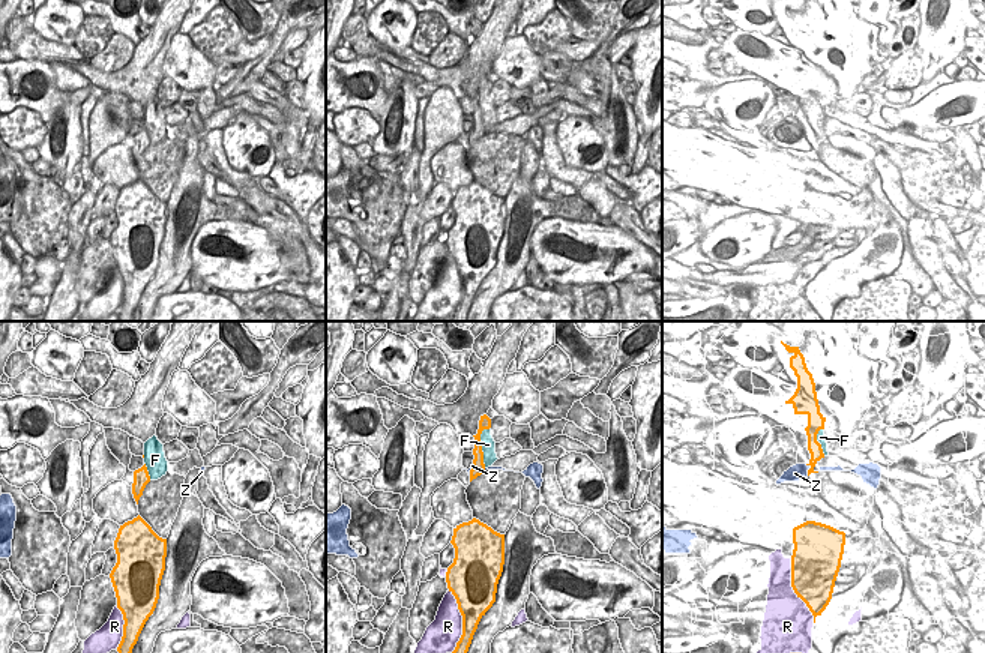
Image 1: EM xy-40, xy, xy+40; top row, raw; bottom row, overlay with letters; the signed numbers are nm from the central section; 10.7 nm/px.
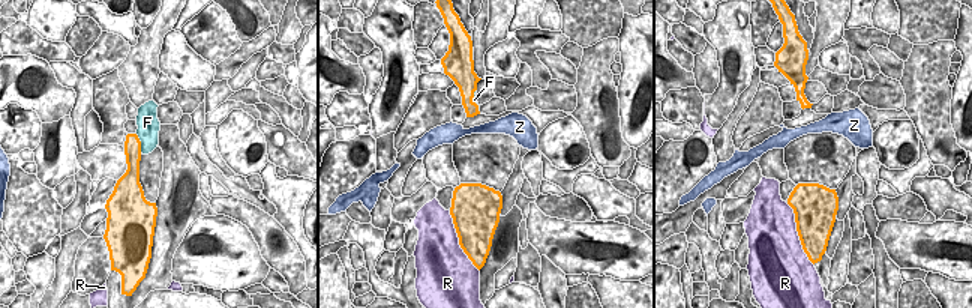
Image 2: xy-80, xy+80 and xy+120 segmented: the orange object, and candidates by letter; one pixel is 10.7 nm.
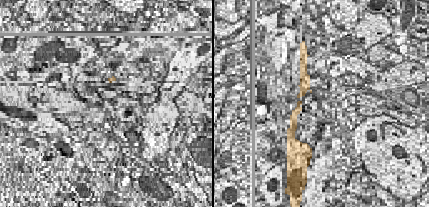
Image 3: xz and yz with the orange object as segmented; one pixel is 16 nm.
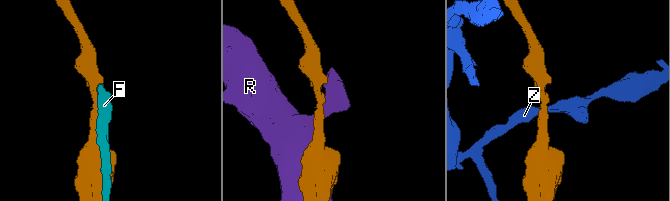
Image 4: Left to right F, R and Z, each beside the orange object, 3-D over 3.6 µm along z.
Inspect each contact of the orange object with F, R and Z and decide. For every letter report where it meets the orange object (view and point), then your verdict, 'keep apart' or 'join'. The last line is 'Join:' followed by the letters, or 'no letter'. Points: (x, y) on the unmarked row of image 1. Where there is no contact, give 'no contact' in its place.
F: xy (481, 110) | keep apart
R: xy+40 (793, 252) | keep apart
Z: xy+40 (808, 134) | keep apart
Join: no letter

